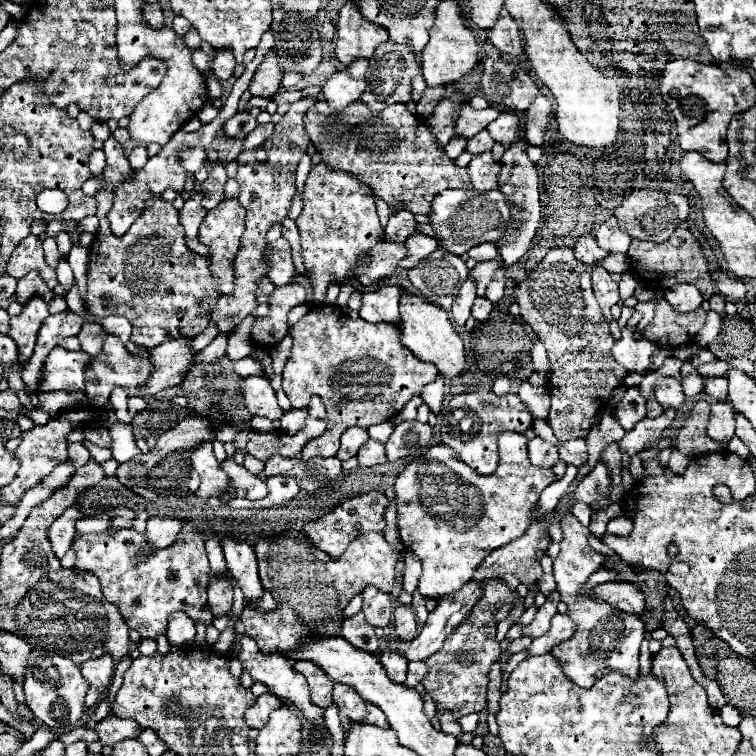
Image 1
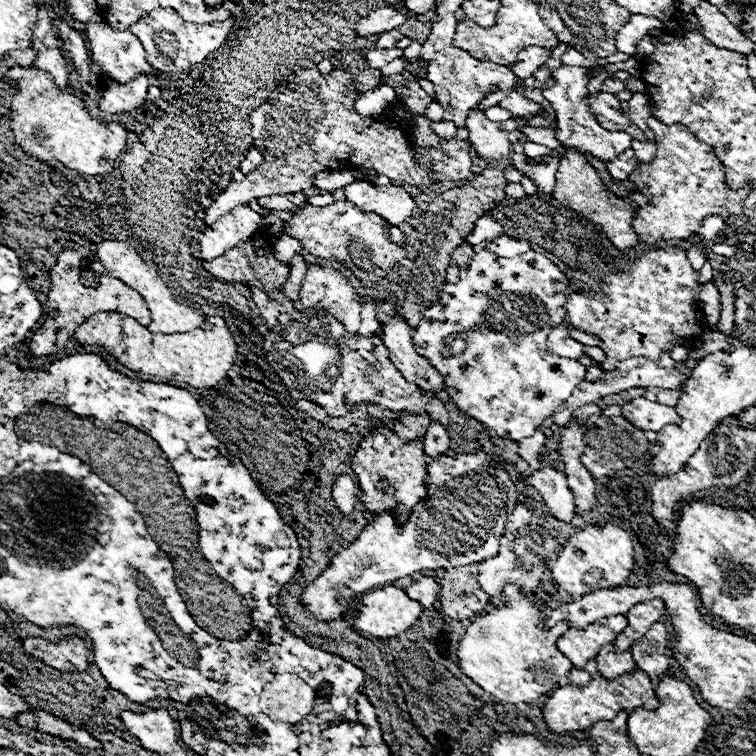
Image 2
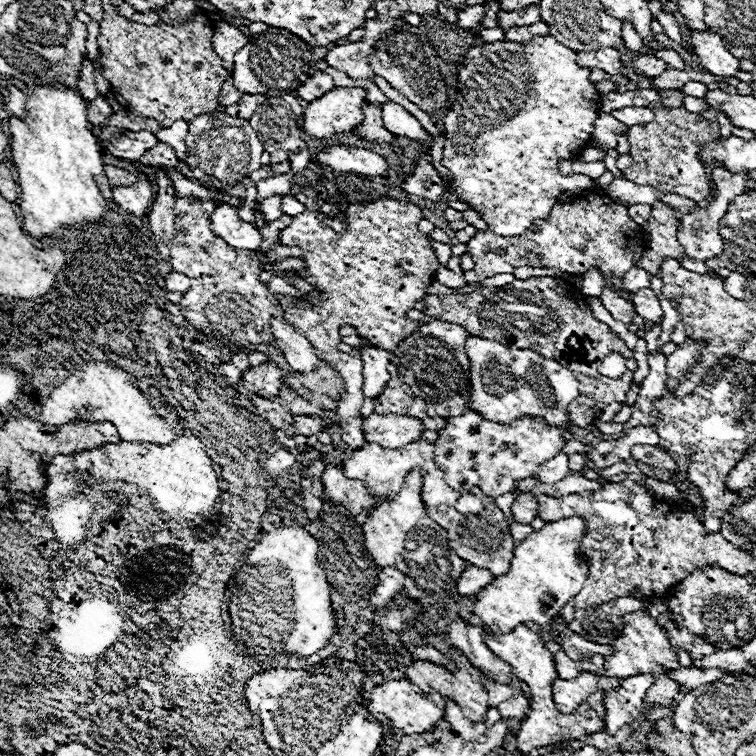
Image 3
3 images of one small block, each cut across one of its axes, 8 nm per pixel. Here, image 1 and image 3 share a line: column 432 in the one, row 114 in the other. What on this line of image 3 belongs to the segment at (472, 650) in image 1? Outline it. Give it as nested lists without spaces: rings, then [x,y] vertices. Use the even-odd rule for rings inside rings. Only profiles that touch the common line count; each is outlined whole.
[[[650,104],[648,108],[656,110],[656,118],[644,126],[632,126],[628,132],[628,144],[630,144],[628,154],[632,156],[634,164],[622,170],[624,178],[628,178],[634,184],[656,186],[696,202],[706,200],[710,194],[710,186],[708,186],[710,178],[700,158],[700,148],[704,146],[704,142],[720,138],[718,122],[688,112],[684,106],[664,108],[664,106]]]

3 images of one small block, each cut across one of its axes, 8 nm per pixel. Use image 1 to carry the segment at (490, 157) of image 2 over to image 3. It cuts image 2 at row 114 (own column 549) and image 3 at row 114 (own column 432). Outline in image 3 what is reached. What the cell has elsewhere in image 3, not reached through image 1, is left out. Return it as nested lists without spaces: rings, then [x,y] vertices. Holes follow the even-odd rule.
[[[550,34],[536,36],[526,44],[486,42],[472,48],[458,64],[456,100],[444,118],[446,142],[442,164],[454,174],[454,192],[462,198],[462,202],[476,206],[496,234],[520,236],[536,218],[546,218],[552,212],[552,206],[564,190],[582,194],[582,190],[592,186],[588,176],[566,176],[558,168],[560,160],[574,160],[588,146],[594,120],[600,112],[600,92],[588,80],[588,76],[588,68],[576,64],[576,54]]]

